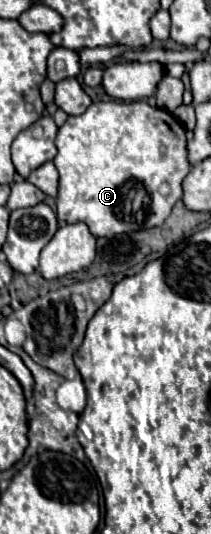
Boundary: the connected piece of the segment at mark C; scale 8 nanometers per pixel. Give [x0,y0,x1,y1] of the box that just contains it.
[54,100,190,238]

